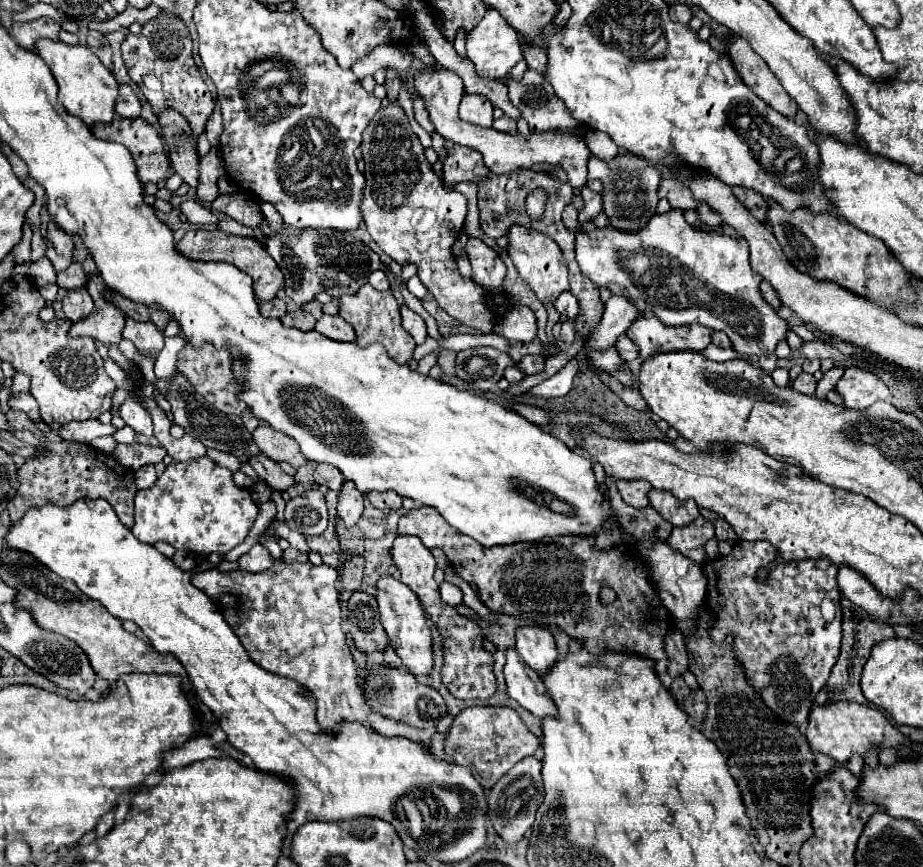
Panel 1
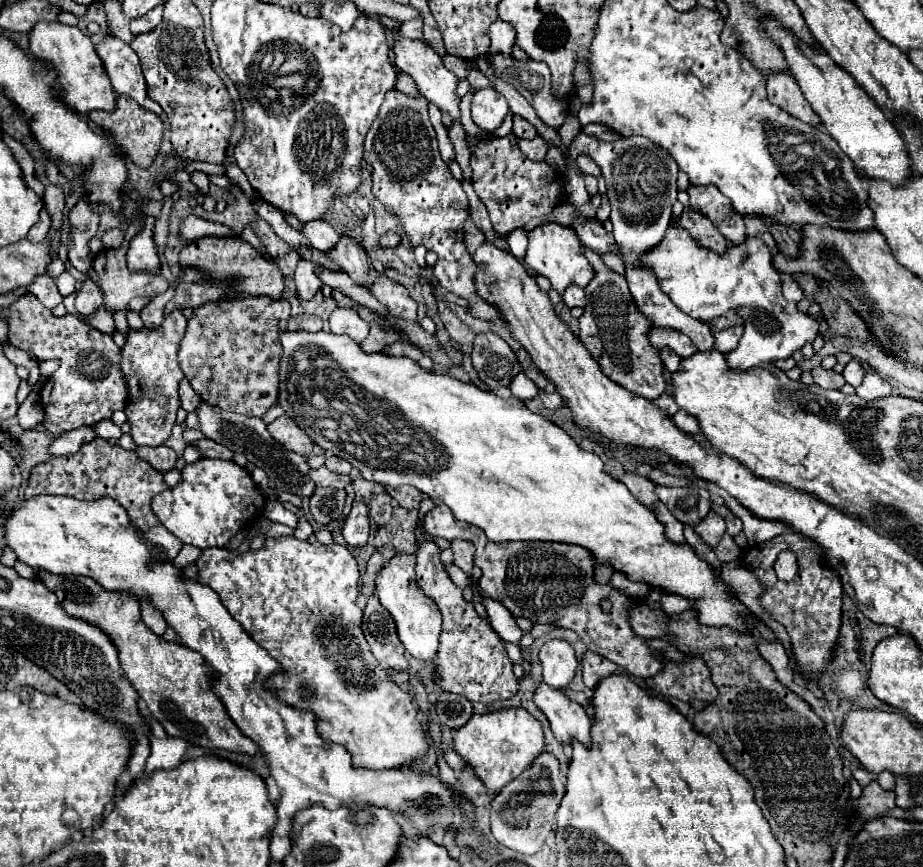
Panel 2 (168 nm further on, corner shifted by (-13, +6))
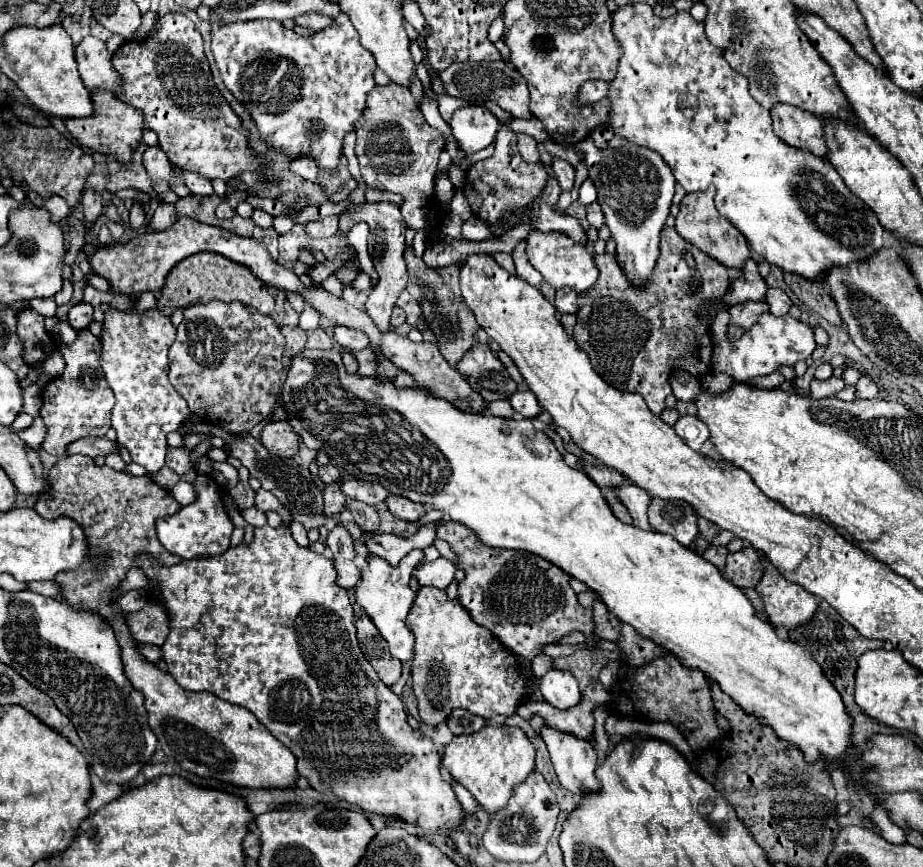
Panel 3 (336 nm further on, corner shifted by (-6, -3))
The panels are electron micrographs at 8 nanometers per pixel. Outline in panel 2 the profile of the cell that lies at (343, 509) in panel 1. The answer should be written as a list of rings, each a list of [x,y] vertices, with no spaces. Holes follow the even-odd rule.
[[[356,500],[352,504],[352,512],[348,514],[348,518],[344,522],[342,536],[344,536],[346,544],[352,548],[364,546],[368,542],[368,506],[364,502]]]

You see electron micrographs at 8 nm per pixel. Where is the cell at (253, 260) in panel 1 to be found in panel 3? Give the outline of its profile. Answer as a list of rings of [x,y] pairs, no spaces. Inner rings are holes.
[[[195,253],[193,257],[187,257],[185,261],[179,261],[167,277],[165,287],[161,289],[161,297],[157,301],[157,309],[165,315],[171,315],[175,309],[189,307],[193,303],[209,303],[209,301],[241,301],[243,305],[255,307],[261,313],[271,313],[275,307],[275,299],[269,293],[269,287],[249,273],[249,267],[237,265],[235,261],[229,261],[227,257],[221,257],[217,253]]]

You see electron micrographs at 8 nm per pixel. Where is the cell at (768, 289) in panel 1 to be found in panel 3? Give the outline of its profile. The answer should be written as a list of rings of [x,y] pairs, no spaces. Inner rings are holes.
[[[769,289],[767,291],[767,305],[769,305],[769,311],[773,313],[773,315],[785,315],[787,311],[789,311],[789,307],[793,305],[791,303],[791,299],[789,299],[789,295],[783,291],[783,289]]]

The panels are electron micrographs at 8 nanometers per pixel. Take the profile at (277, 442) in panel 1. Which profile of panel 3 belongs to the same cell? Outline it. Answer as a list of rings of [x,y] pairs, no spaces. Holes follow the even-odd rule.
[[[287,421],[267,423],[261,431],[261,443],[269,453],[279,457],[295,457],[299,449],[299,437],[291,431]]]

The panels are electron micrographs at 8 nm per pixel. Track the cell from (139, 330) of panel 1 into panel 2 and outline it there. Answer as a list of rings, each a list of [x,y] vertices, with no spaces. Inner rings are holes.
[[[170,288],[168,292],[156,296],[148,306],[144,306],[144,308],[140,310],[140,316],[142,316],[144,326],[148,326],[148,328],[158,328],[158,326],[162,324],[162,320],[164,320],[164,306],[166,306],[166,302],[168,302],[172,296],[174,296],[174,288]]]

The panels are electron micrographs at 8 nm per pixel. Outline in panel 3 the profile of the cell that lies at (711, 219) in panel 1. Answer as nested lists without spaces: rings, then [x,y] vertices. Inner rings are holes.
[[[715,189],[687,193],[683,197],[681,205],[679,205],[679,215],[677,215],[677,221],[675,221],[675,229],[683,239],[687,239],[695,247],[699,247],[703,253],[709,253],[713,259],[721,261],[727,267],[741,269],[743,263],[751,257],[749,245],[747,245],[745,237],[737,229],[733,229],[733,225],[725,217],[721,217],[717,213],[717,209],[713,205],[713,195],[715,195]]]

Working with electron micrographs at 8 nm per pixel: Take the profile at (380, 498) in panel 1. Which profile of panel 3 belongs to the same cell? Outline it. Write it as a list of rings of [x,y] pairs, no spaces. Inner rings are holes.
[[[389,495],[387,499],[387,507],[389,511],[403,519],[403,521],[417,521],[423,513],[425,513],[425,507],[423,505],[417,505],[415,501],[409,501],[407,497],[399,497],[399,495]]]

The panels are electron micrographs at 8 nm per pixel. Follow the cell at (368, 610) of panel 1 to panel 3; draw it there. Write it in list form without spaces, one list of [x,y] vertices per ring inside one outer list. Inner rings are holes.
[[[365,615],[359,617],[355,621],[355,625],[357,625],[357,639],[359,639],[359,645],[361,645],[361,651],[365,653],[367,661],[371,661],[379,679],[385,685],[397,683],[399,677],[401,677],[401,661],[391,657],[389,647],[385,645],[385,639],[381,637],[379,629]]]

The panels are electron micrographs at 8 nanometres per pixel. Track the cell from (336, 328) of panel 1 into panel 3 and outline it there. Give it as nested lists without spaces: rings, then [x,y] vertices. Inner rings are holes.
[[[341,325],[333,327],[333,339],[335,339],[335,343],[339,343],[341,347],[351,349],[351,351],[361,351],[361,349],[369,347],[369,339],[365,337],[365,333],[357,331],[357,329],[341,327]]]

